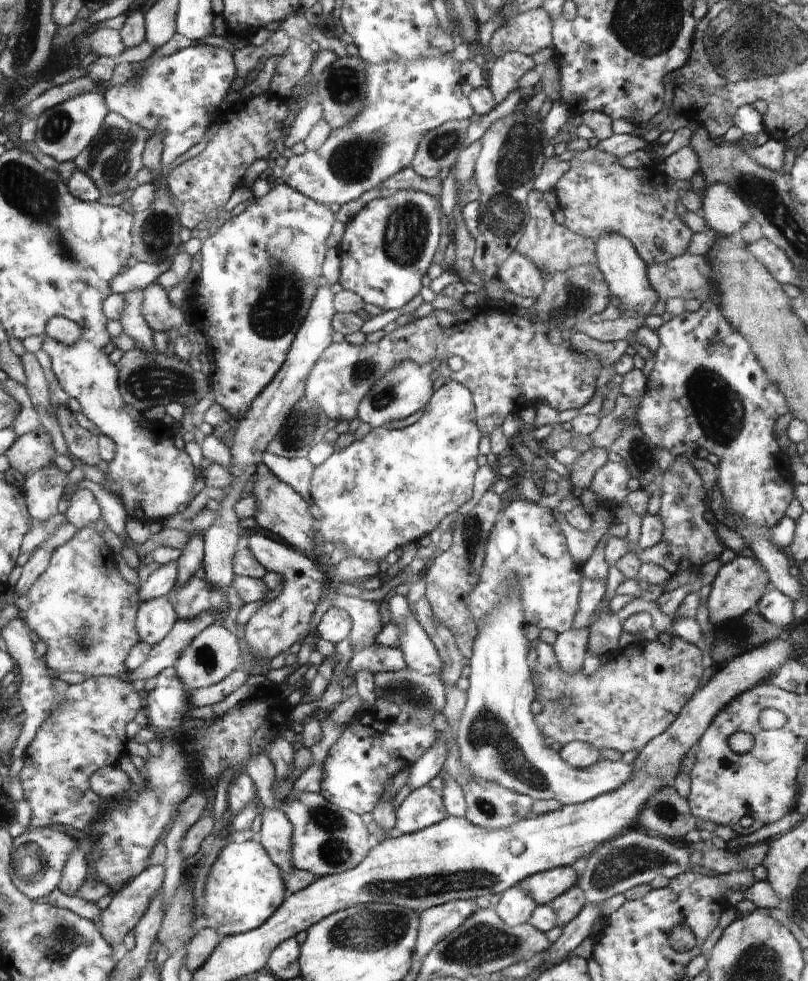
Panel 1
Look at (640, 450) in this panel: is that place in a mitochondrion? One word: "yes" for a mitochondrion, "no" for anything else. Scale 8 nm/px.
yes

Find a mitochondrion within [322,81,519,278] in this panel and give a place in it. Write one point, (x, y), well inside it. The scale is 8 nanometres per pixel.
(407, 233)

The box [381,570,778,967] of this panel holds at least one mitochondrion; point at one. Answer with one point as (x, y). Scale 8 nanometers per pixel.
(487, 729)

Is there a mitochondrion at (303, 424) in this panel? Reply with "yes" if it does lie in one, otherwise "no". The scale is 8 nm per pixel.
yes

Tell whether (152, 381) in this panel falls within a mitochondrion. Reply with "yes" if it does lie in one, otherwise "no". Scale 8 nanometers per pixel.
yes

